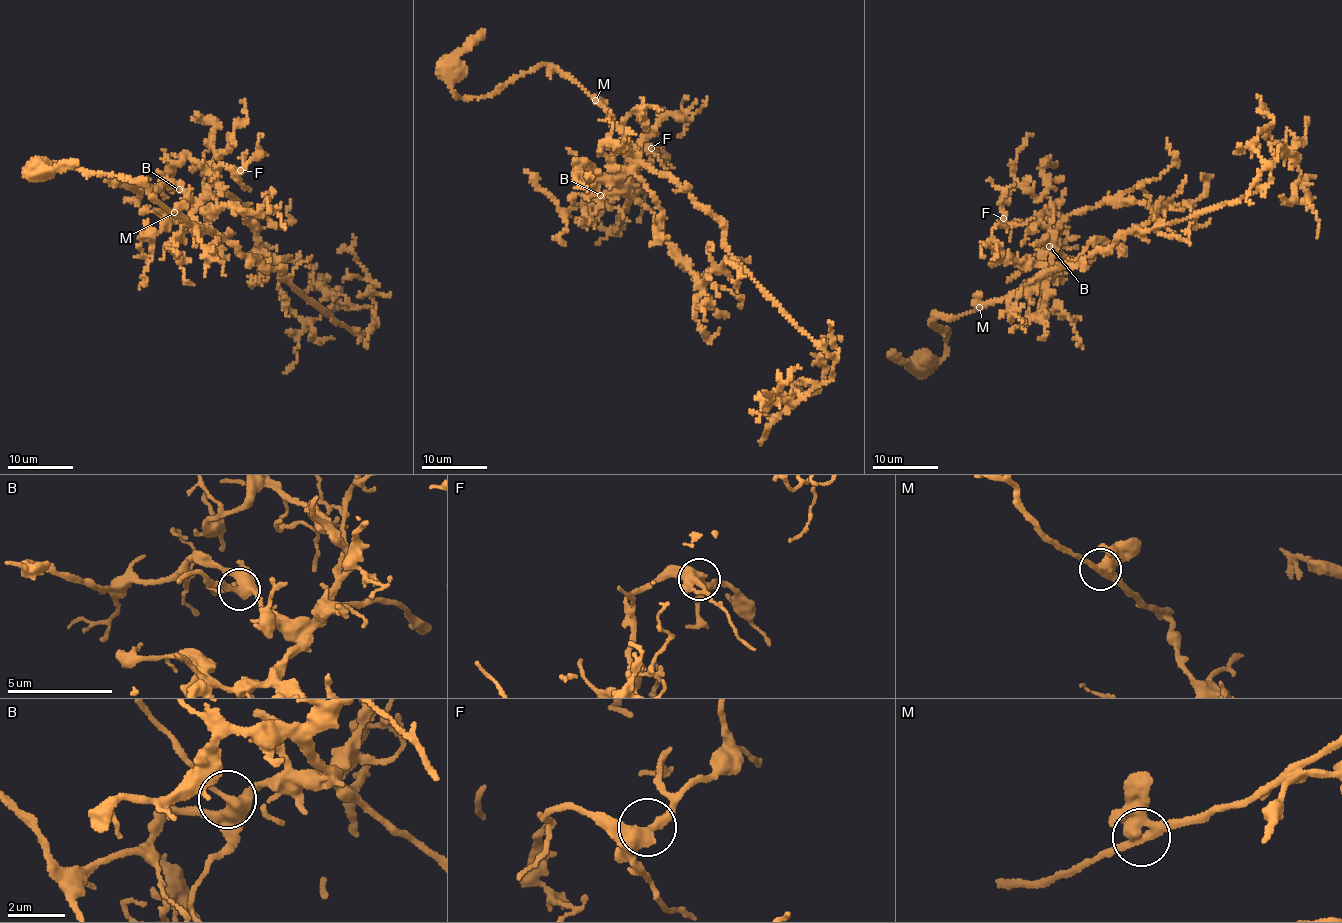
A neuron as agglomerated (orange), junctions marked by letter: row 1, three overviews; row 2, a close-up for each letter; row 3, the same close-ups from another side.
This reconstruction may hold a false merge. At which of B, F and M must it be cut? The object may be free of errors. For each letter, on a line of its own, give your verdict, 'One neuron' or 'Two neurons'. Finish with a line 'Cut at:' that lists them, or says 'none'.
B: One neuron
F: One neuron
M: One neuron
Cut at: none

